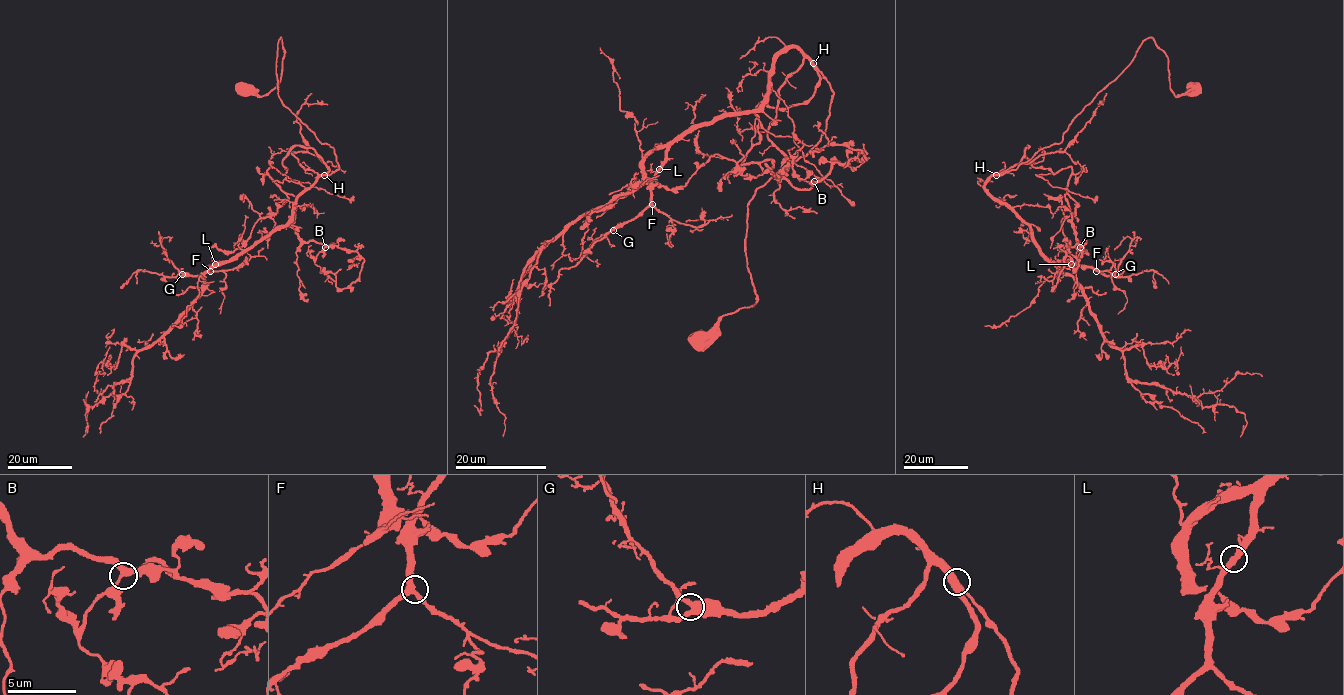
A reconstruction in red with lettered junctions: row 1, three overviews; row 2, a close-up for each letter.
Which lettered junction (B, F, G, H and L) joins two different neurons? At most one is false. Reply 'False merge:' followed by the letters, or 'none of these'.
False merge: none of these

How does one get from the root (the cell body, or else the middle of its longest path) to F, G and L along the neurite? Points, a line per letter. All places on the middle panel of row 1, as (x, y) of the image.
F: (700, 339), (756, 302), (747, 205), (820, 140), (830, 82), (788, 47), (757, 108), (671, 145), (652, 204)
G: (700, 339), (757, 299), (747, 205), (820, 140), (823, 73), (788, 47), (767, 98), (676, 139), (613, 230)
L: (700, 339), (756, 302), (747, 205), (820, 140), (830, 82), (788, 47), (757, 108), (691, 129), (659, 169)

